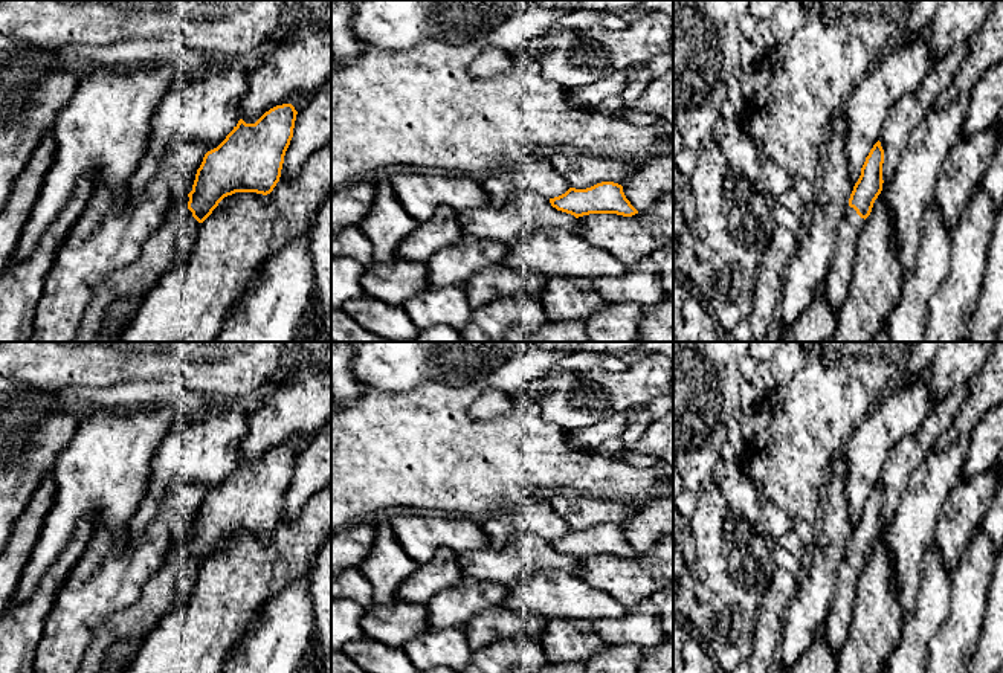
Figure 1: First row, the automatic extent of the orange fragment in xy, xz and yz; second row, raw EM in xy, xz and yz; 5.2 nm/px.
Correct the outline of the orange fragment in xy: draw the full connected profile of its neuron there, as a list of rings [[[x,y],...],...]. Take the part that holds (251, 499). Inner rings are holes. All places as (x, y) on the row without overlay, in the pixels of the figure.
[[[282,446],[266,453],[255,465],[240,461],[226,481],[205,496],[188,536],[188,551],[198,565],[227,537],[267,537],[273,533],[293,479],[296,456],[292,446]]]

